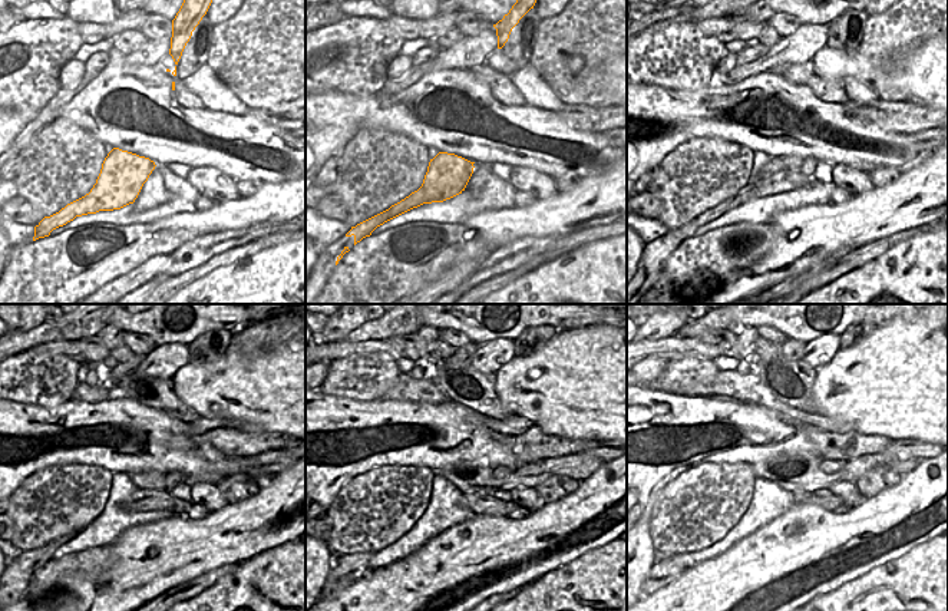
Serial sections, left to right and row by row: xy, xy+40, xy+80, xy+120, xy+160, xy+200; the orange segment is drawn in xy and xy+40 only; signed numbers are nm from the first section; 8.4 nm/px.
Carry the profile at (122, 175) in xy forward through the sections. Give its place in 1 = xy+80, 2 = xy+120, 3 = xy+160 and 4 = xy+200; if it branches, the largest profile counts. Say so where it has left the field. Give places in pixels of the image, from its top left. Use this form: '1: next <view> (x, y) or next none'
1: next xy+80 (775, 165)
2: next xy+120 (36, 558)
3: next xy+160 (356, 565)
4: next xy+200 (660, 575)

